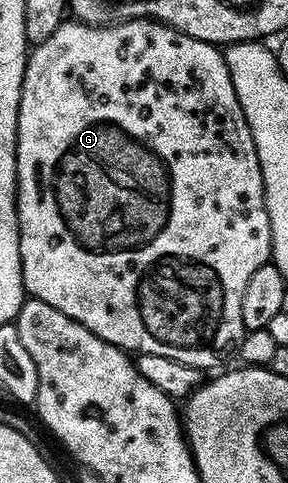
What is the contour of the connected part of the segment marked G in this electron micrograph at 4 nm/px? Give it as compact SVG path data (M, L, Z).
M129 19L123 23L109 25L95 25L77 21L64 21L48 37L48 41L37 44L29 52L26 61L26 72L22 78L22 96L18 102L18 152L16 153L16 169L18 181L16 184L16 198L18 200L18 240L20 241L20 265L22 266L22 286L27 296L44 301L52 305L52 309L60 309L72 321L84 325L96 337L108 341L112 345L122 348L127 353L156 353L160 357L168 357L172 361L180 361L184 365L192 365L199 369L214 367L222 363L230 354L239 350L240 344L247 334L242 324L240 305L244 297L244 288L248 286L248 277L260 269L260 265L271 262L272 248L270 246L270 218L266 208L266 186L262 180L262 166L258 160L258 150L250 132L248 121L244 117L244 109L236 97L236 89L232 85L232 77L228 73L226 56L213 43L205 43L196 37L188 37L188 33L180 33L167 23L157 23L154 19Z

